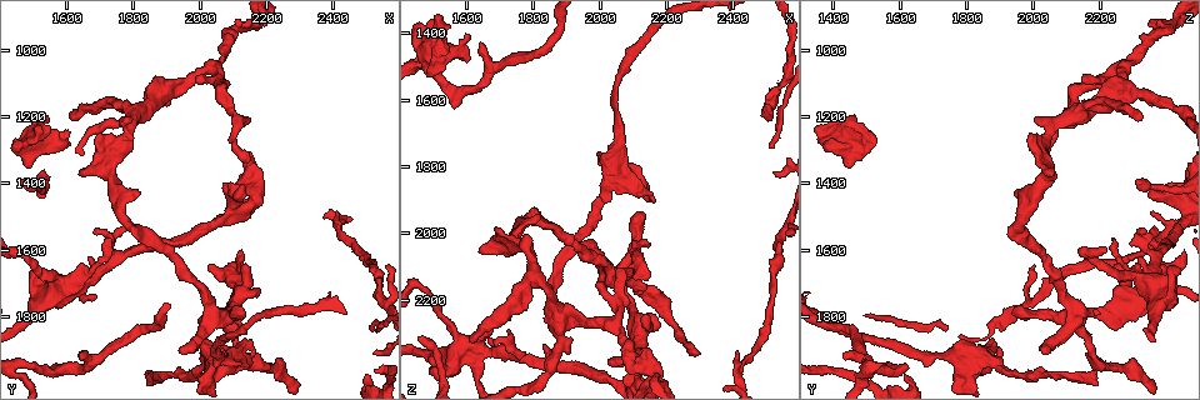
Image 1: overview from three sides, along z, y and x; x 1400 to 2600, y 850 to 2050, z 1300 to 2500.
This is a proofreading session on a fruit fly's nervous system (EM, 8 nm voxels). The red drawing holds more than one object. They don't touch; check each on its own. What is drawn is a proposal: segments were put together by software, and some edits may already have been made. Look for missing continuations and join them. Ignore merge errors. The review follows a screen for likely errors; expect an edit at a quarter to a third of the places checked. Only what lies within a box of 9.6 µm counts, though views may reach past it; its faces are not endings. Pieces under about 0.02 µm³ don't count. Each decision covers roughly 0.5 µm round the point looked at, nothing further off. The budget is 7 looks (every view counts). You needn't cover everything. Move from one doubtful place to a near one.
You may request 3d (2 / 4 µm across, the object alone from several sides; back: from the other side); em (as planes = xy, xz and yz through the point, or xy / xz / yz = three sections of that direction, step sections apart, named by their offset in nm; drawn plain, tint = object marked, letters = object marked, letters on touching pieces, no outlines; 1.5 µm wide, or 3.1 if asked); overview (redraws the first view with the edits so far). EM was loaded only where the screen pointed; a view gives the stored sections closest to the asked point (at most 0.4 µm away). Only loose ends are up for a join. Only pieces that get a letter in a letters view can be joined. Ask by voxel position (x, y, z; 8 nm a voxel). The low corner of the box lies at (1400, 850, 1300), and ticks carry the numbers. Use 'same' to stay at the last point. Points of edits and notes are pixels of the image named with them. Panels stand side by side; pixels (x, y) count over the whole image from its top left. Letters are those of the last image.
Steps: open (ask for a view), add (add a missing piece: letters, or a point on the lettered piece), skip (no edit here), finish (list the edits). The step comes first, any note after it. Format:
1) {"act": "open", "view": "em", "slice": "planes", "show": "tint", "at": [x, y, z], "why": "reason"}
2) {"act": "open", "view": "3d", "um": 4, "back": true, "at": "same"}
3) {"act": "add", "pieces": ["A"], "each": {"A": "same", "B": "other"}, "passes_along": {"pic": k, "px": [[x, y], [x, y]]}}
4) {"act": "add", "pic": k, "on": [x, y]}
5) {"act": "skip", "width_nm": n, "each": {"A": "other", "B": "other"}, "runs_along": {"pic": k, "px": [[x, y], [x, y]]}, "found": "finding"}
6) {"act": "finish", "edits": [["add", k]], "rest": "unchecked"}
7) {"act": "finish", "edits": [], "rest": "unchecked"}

{"act": "open", "view": "3d", "um": 4, "back": true, "at": [2120, 1790, 1940], "why": "branch stops here"}

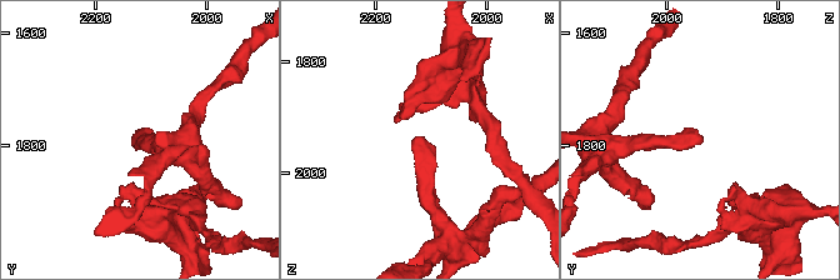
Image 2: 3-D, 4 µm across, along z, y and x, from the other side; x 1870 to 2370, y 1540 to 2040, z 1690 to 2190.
{"act": "open", "view": "em", "slice": "yz", "step": 4, "show": "letters", "at": [2120, 1790, 1930], "why": "shape alone is not enough"}

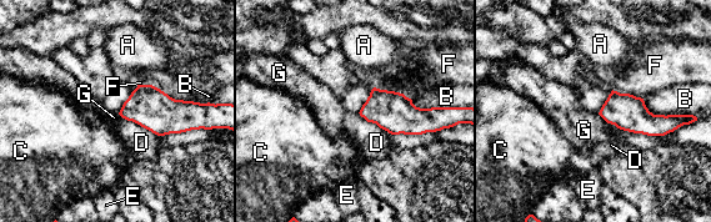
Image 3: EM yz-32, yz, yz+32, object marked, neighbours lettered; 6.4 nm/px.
{"act": "open", "view": "em", "slice": "planes", "show": "letters", "at": "same", "why": "another direction"}

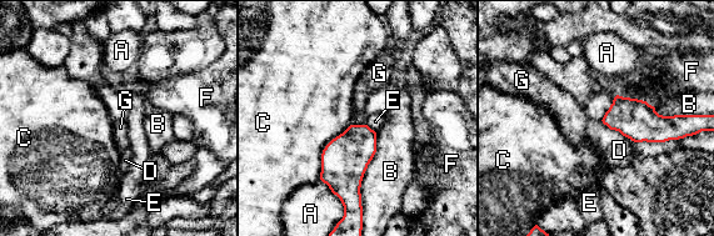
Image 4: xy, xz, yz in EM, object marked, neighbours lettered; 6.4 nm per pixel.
{"act": "skip", "each": {"A": "other", "B": "other", "C": "other", "D": "other", "E": "other", "F": "other", "G": "other"}, "border": {"pic": 4, "px": [[602, 120], [610, 129]]}, "found": "none of them fits"}

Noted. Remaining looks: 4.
{"act": "open", "view": "3d", "um": 2, "at": [1640, 1900, 1420], "why": "an open end"}

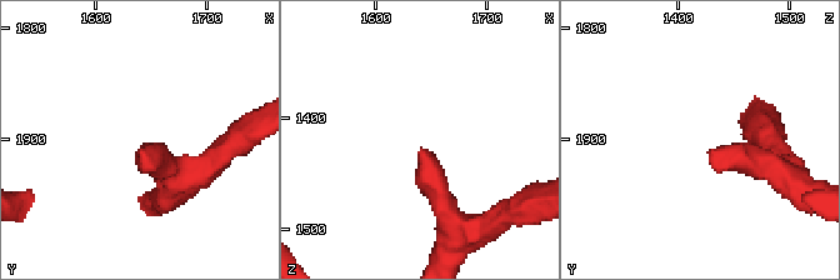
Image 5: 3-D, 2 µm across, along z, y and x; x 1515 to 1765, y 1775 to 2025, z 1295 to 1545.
{"act": "open", "view": "em", "slice": "xy", "step": 8, "show": "tint", "at": [1642, 1908, 1428], "why": "need the tissue"}

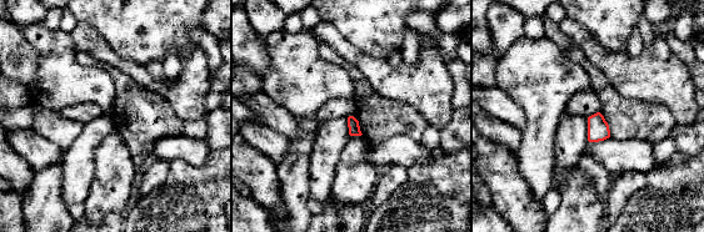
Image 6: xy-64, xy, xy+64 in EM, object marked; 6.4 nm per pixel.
{"act": "open", "view": "em", "slice": "planes", "show": "letters", "at": "same", "why": "cut it another way"}

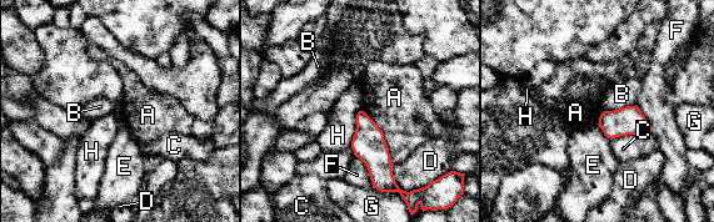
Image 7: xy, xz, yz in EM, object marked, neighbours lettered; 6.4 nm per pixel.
{"act": "skip", "each": {"A": "other", "B": "other", "C": "other", "D": "other", "E": "other", "F": "other", "G": "other", "H": "other"}, "border": {"pic": 7, "px": [[363, 110], [382, 131], [394, 164]]}, "found": "none of them fits"}

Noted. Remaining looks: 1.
{"act": "finish", "edits": [], "rest": "unchecked"}

